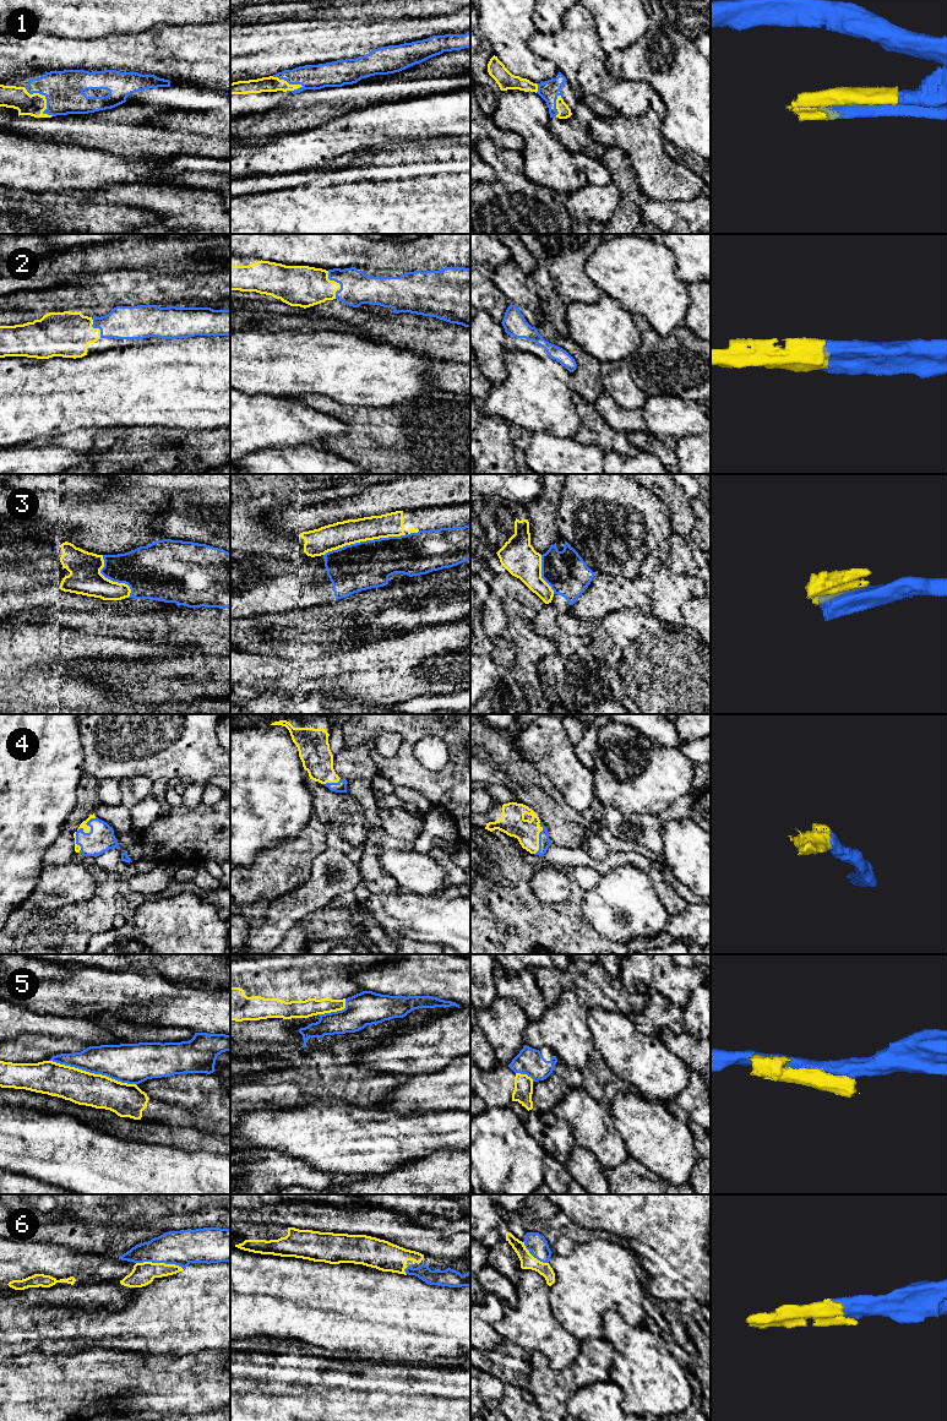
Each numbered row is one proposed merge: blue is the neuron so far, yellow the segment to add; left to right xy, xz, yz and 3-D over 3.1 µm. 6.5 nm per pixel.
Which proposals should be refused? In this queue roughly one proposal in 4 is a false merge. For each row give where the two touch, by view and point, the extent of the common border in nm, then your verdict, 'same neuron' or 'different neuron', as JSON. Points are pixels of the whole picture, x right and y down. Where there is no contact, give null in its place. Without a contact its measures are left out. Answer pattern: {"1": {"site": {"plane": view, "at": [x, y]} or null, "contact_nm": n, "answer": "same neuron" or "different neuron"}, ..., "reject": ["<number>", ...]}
{"1": {"site": {"plane": "xy", "at": [45, 98]}, "contact_nm": 260, "answer": "different neuron"}, "2": {"site": {"plane": "xz", "at": [337, 282]}, "contact_nm": 190, "answer": "same neuron"}, "3": {"site": {"plane": "xz", "at": [364, 542]}, "contact_nm": 550, "answer": "different neuron"}, "4": {"site": {"plane": "xy", "at": [81, 828]}, "contact_nm": 260, "answer": "same neuron"}, "5": {"site": {"plane": "xy", "at": [93, 1072]}, "contact_nm": 600, "answer": "different neuron"}, "6": {"site": {"plane": "xy", "at": [159, 1262]}, "contact_nm": 320, "answer": "same neuron"}, "reject": ["1", "3", "5"]}

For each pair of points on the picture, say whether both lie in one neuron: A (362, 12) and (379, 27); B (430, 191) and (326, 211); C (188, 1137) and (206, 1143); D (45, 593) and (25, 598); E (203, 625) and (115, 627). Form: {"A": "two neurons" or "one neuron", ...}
{"A": "two neurons", "B": "one neuron", "C": "one neuron", "D": "one neuron", "E": "one neuron"}

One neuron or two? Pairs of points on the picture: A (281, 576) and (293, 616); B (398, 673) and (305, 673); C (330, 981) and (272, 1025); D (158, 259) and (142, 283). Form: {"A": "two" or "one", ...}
{"A": "two", "B": "one", "C": "two", "D": "two"}

